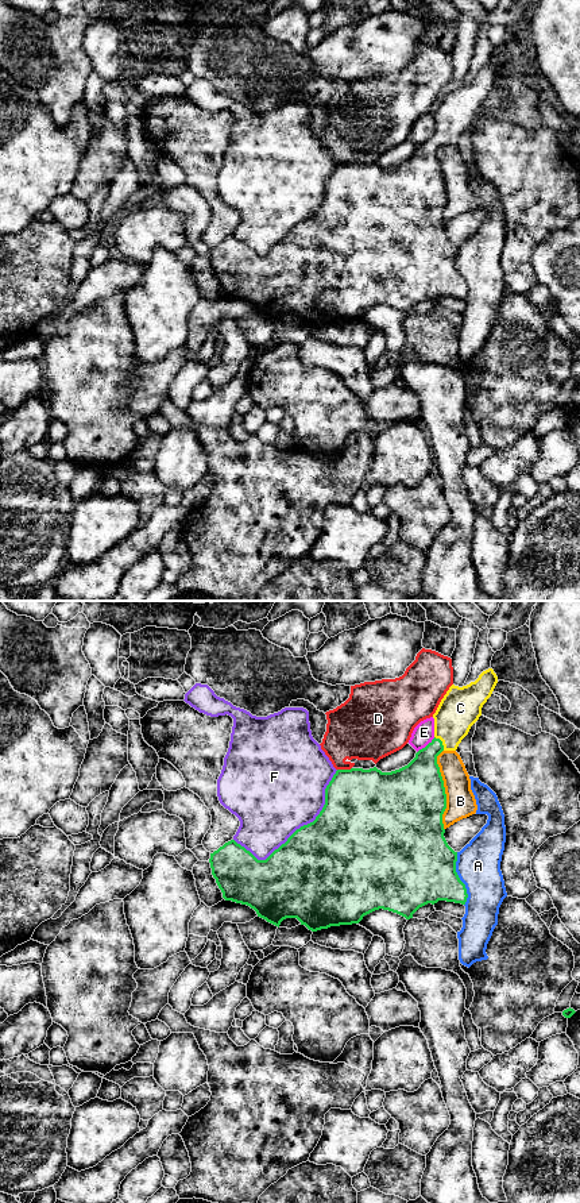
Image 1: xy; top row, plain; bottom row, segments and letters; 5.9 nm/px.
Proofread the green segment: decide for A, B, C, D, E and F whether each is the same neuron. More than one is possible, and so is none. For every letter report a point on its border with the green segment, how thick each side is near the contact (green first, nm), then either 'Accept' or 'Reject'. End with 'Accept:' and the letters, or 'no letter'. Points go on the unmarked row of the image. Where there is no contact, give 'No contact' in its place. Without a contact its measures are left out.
A: Touches green at xy (459, 274). Thickness 440 nm (green) against 260 nm. Reject
B: Touches green at xy (444, 185). Thickness 440 nm (green) against 180 nm. Reject
C: Touches green at xy (441, 138). Thickness 240 nm (green) against 240 nm. Accept
D: Touches green at xy (344, 165). Thickness 460 nm (green) against 340 nm. Reject
E: Touches green at xy (426, 141). Thickness 300 nm (green) against 120 nm. Reject
F: Touches green at xy (300, 223). Thickness 500 nm (green) against 500 nm. Reject
Accept: C

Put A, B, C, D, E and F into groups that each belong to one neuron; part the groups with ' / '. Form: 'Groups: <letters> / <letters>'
Groups: A / B / C / D / E / F

